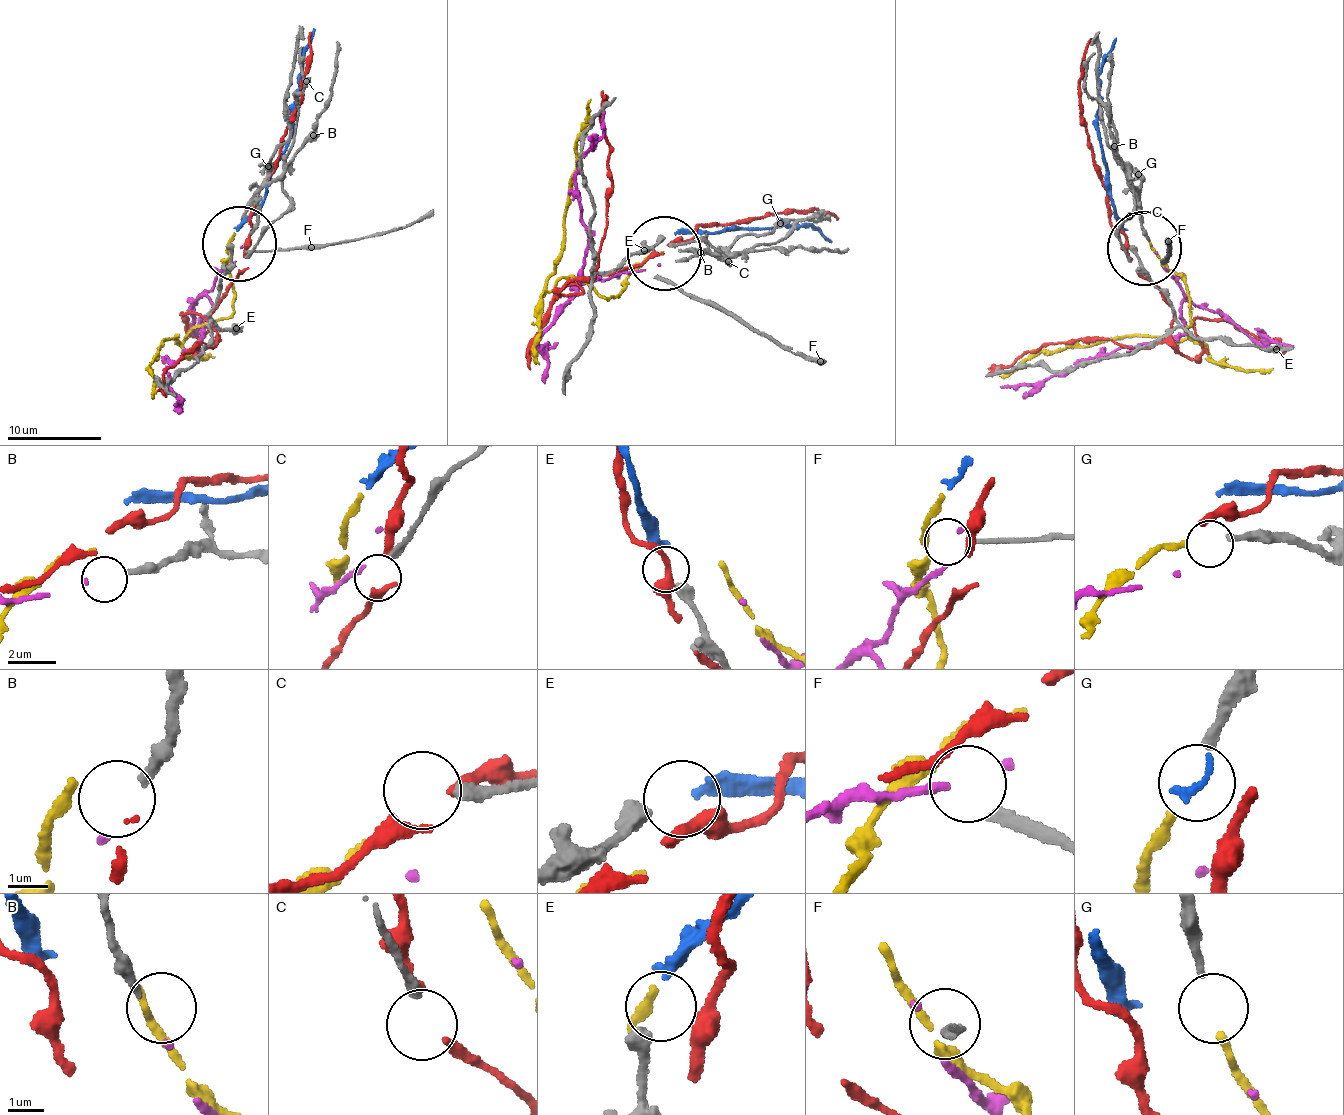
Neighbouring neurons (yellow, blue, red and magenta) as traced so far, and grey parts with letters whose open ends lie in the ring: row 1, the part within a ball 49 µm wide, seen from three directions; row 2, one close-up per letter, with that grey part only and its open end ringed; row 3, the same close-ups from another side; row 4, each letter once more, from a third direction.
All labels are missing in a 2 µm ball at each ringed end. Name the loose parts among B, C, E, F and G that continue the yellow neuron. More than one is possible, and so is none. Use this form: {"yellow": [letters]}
{"yellow": ["G"]}

